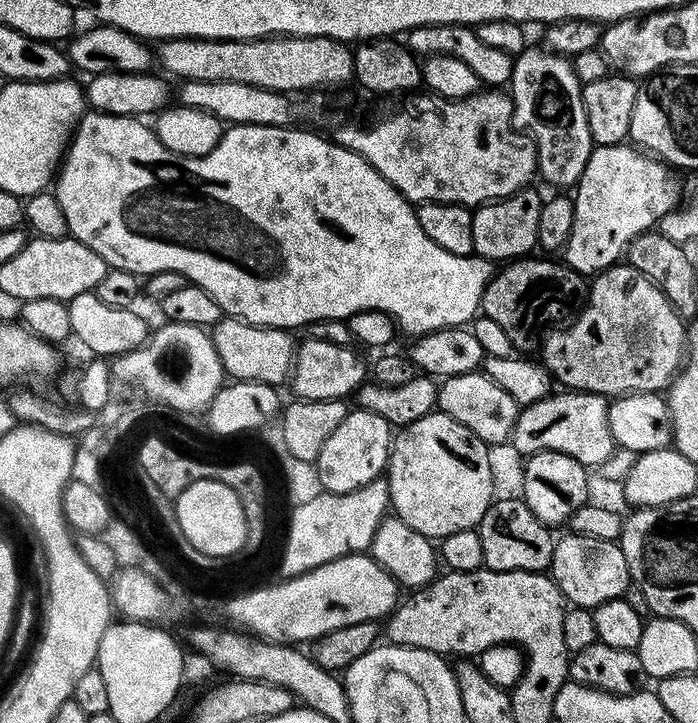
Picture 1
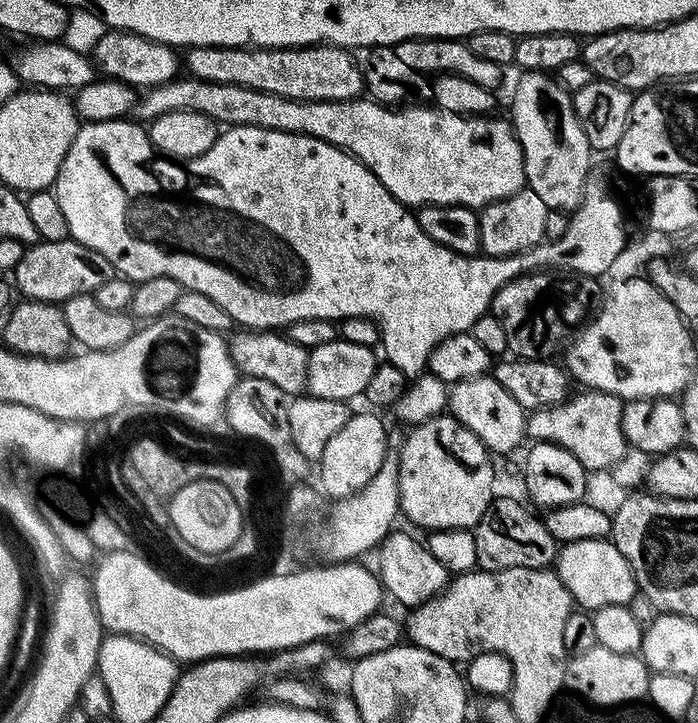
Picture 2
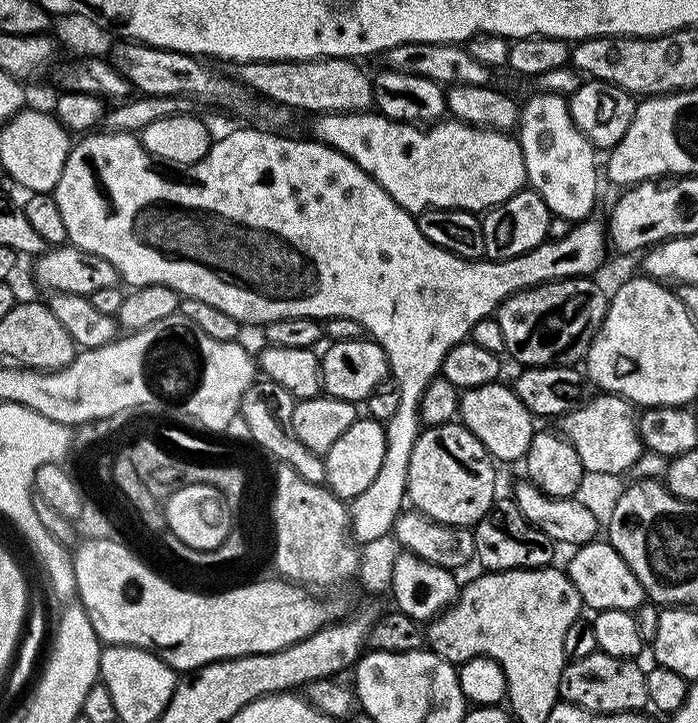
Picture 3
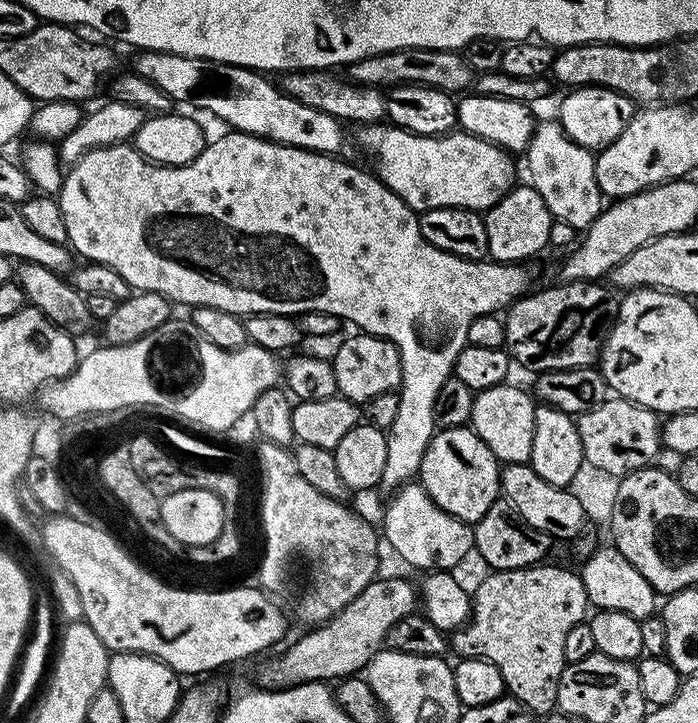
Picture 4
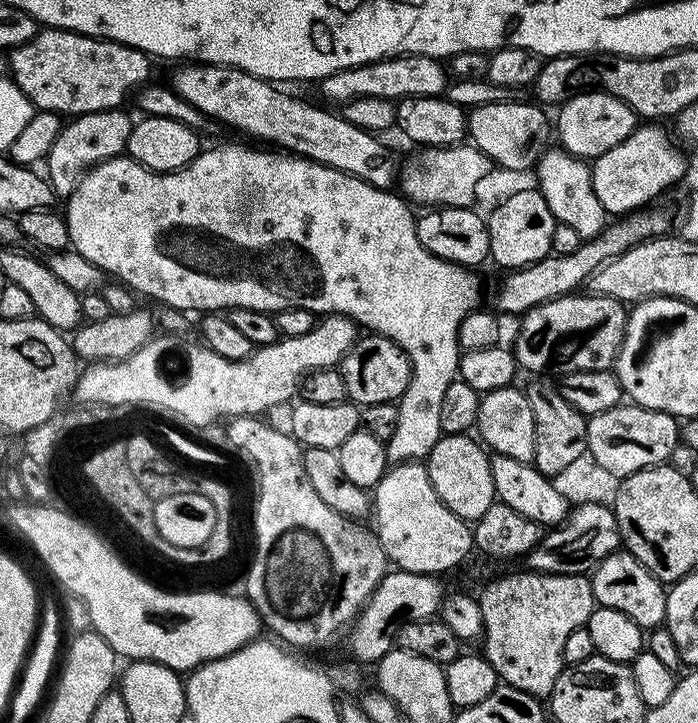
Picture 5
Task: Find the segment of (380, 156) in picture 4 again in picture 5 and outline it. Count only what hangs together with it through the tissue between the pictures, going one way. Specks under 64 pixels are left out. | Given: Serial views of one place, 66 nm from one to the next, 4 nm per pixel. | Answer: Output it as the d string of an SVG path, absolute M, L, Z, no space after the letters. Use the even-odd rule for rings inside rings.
M465 142L462 144L456 144L452 148L426 148L426 149L417 151L417 153L418 153L417 156L414 157L413 160L410 161L409 164L405 166L405 168L403 165L402 171L399 173L399 176L398 176L399 191L401 193L403 193L403 195L405 197L407 197L407 199L409 201L411 201L411 203L413 205L428 204L428 205L424 205L424 206L443 206L445 208L470 208L470 207L473 207L473 205L475 205L477 203L475 201L476 200L476 187L478 187L479 184L482 183L483 180L487 178L488 171L490 171L490 170L493 171L493 168L494 168L494 165L493 165L492 161L489 160L488 156L486 154L482 154L480 151L478 151L478 149L475 146L473 146L471 143L468 143L468 142Z

